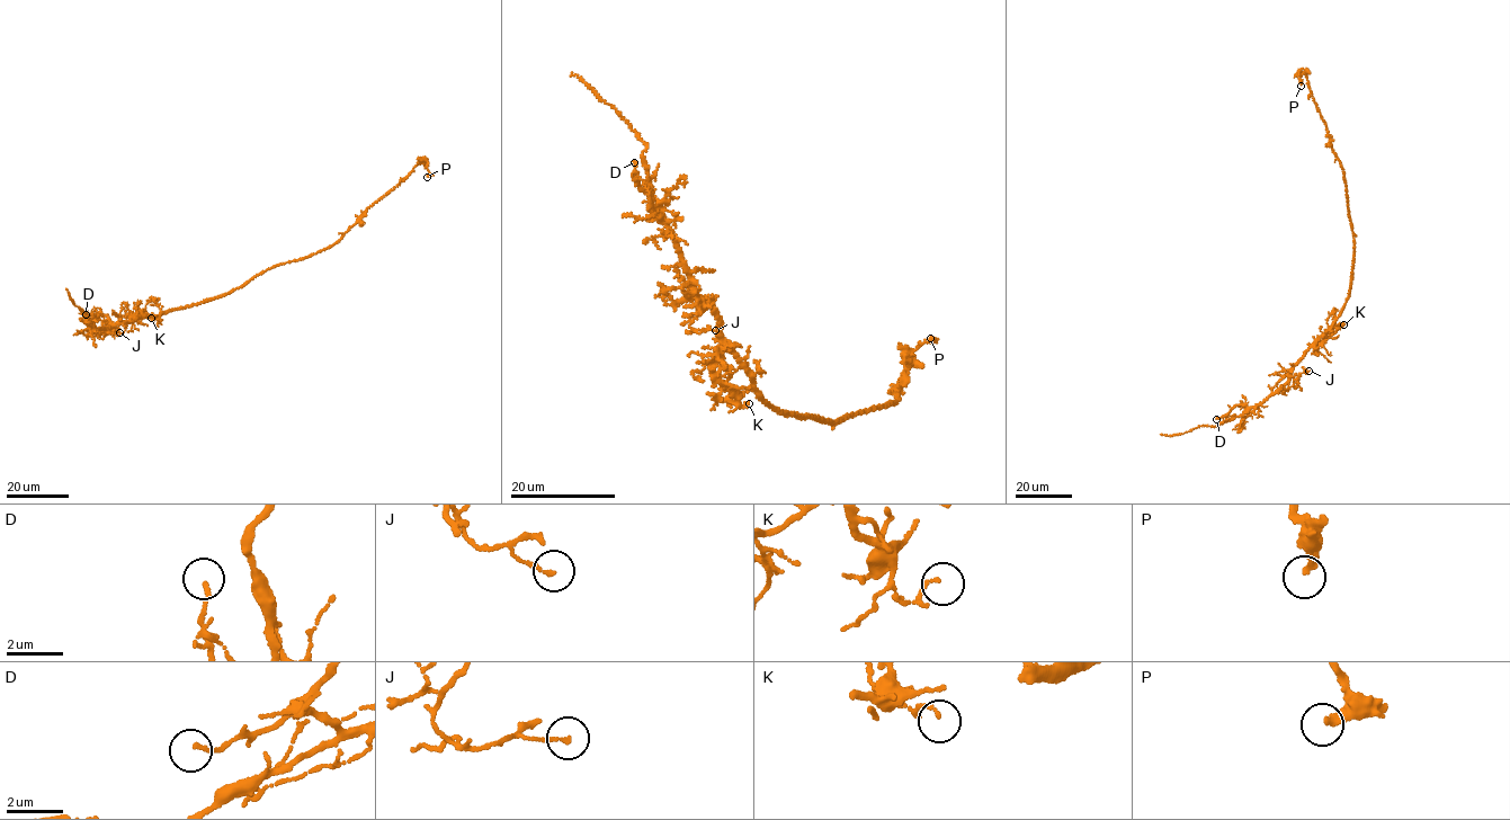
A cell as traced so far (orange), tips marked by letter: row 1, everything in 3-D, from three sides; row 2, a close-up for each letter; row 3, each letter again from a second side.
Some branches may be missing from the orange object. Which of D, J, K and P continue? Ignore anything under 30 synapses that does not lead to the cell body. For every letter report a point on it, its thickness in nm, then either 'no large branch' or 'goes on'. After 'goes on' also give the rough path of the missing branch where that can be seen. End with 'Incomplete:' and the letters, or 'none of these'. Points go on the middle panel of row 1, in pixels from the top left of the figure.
D: place (634, 162); calibre 140 nm; no large branch
J: place (715, 330); calibre 130 nm; no large branch
K: place (749, 403); calibre 110 nm; no large branch
P: place (930, 338); calibre 280 nm; no large branch
Incomplete: none of these

